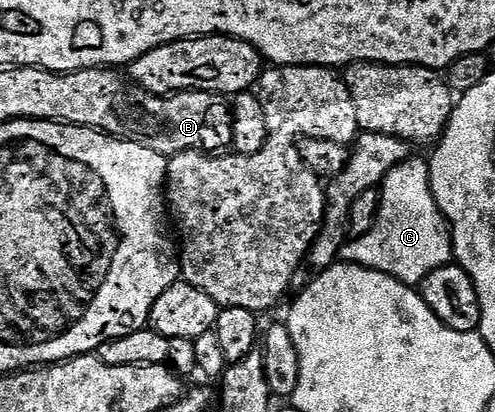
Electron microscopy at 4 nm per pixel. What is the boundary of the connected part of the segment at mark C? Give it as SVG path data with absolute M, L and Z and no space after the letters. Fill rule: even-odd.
M408 158L389 170L381 185L379 213L369 234L348 239L343 245L342 259L349 264L377 270L402 284L419 286L433 270L452 263L455 246L451 242L447 219L433 198L431 165L426 159L415 159Z

